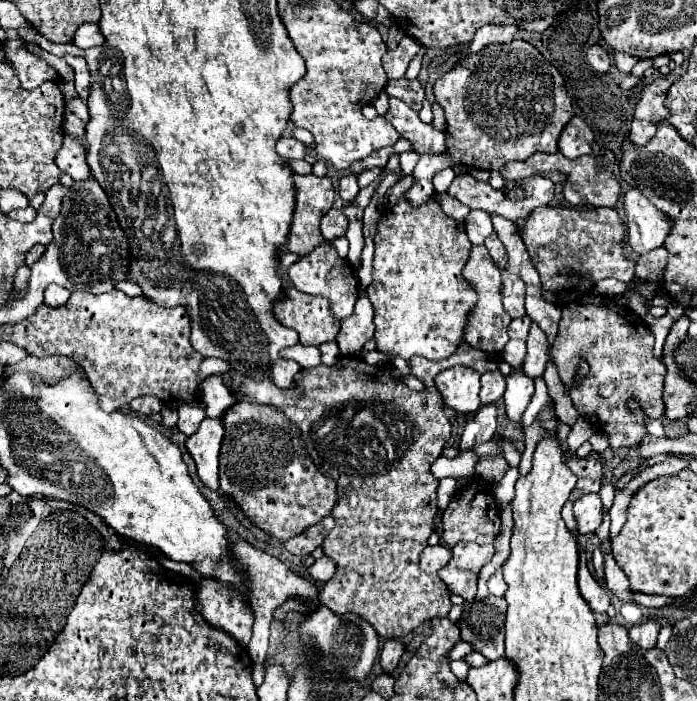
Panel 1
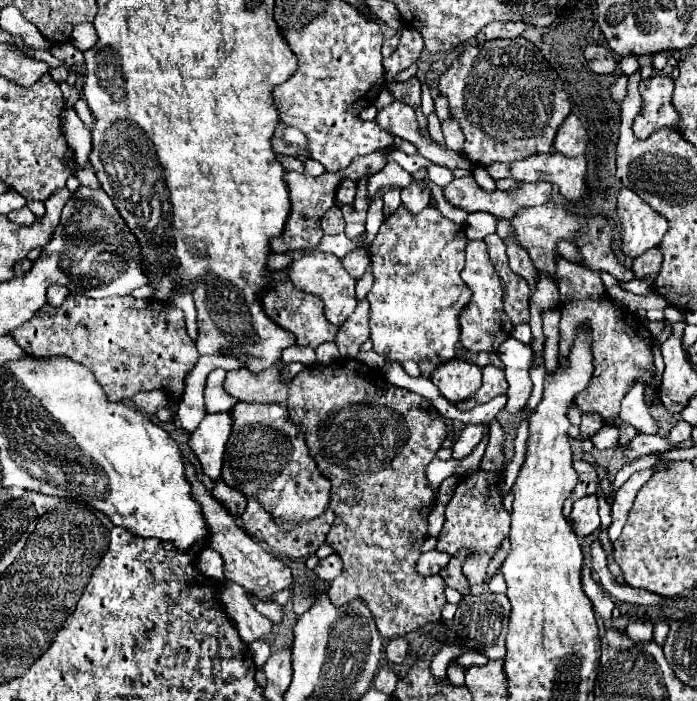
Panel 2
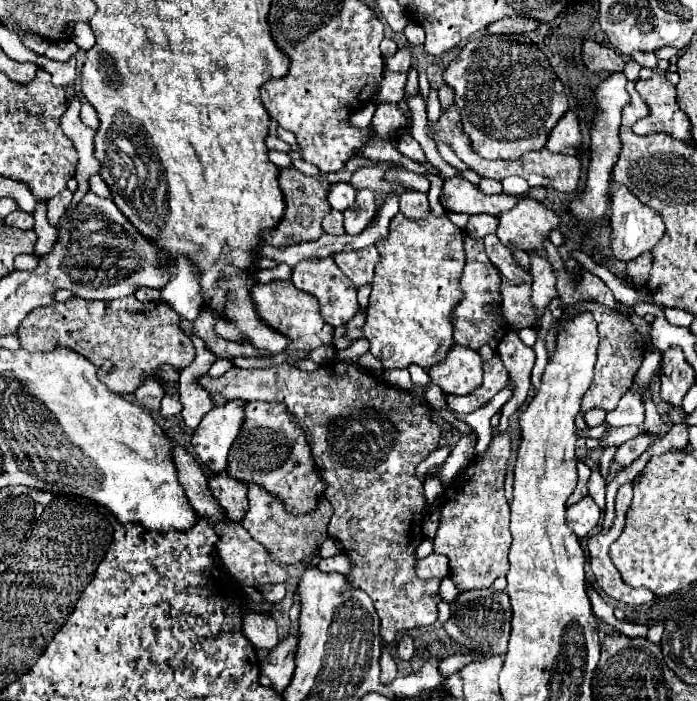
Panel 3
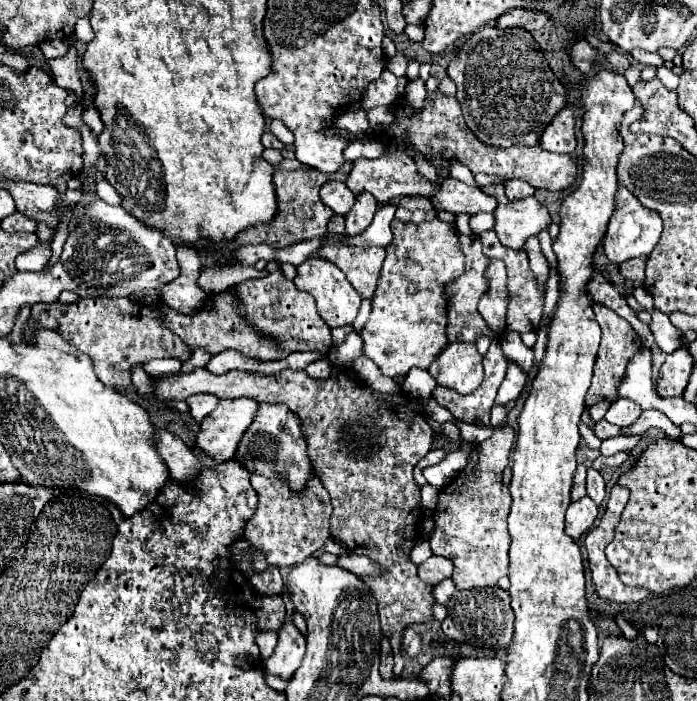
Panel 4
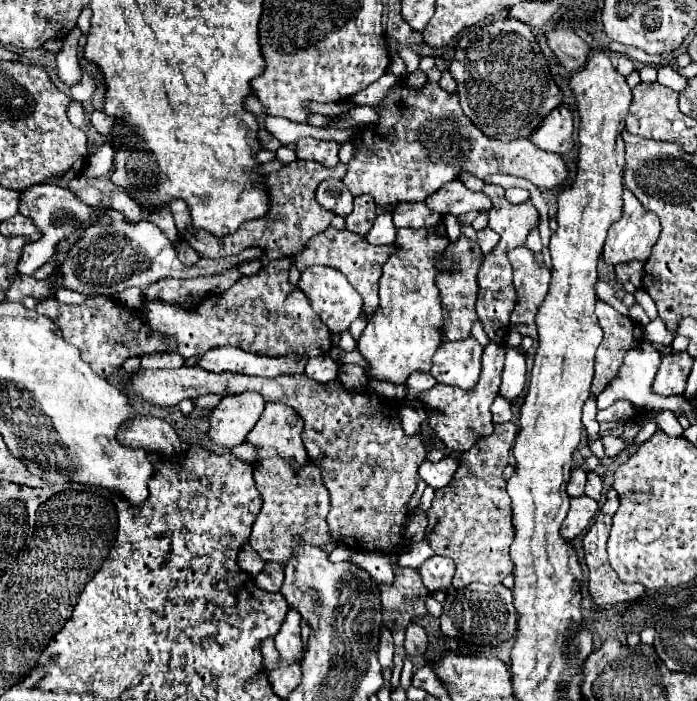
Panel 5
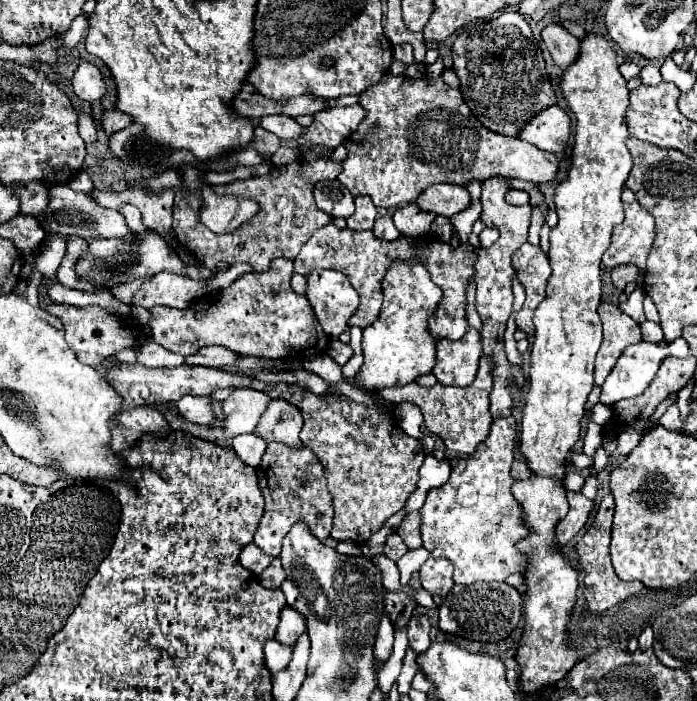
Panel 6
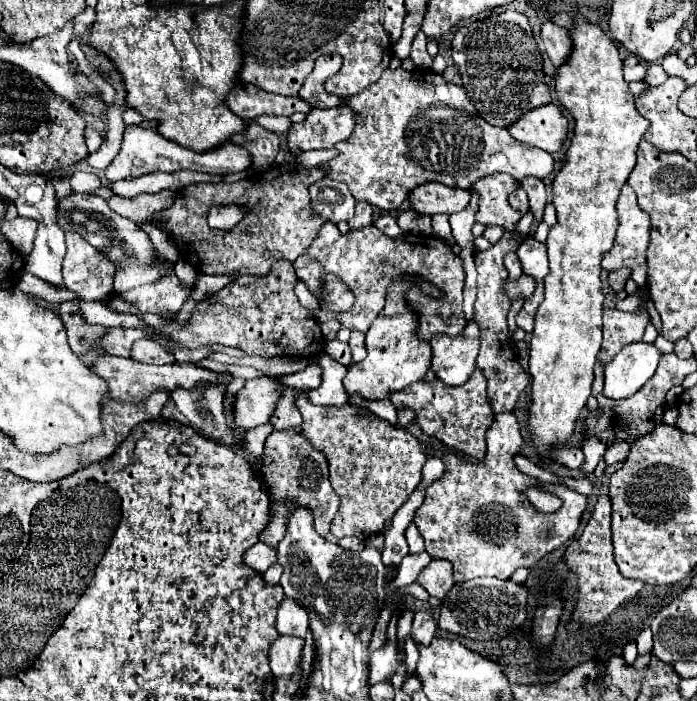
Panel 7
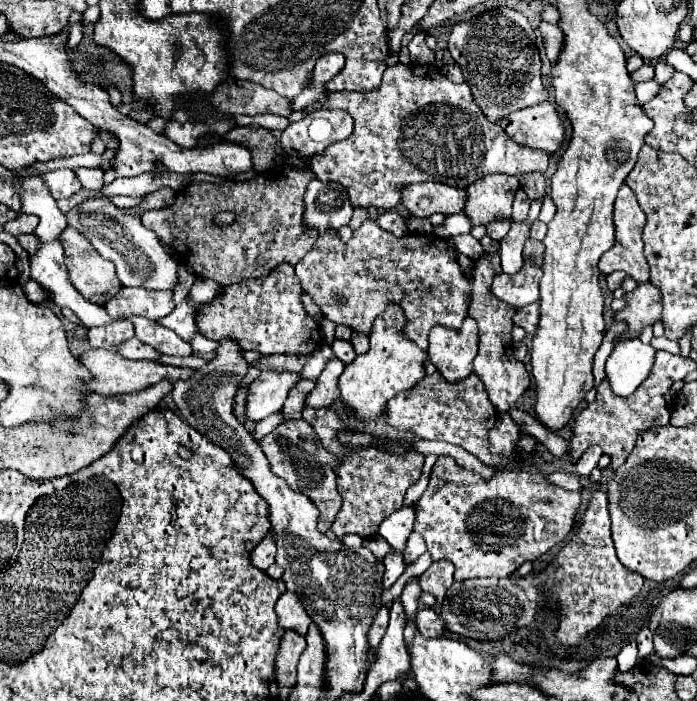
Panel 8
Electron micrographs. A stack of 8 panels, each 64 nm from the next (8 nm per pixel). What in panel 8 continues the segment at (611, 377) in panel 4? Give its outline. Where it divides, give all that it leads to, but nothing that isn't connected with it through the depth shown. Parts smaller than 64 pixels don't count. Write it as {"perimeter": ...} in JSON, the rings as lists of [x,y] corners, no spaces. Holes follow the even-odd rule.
{"perimeter":[[[652,282],[638,284],[630,294],[626,294],[626,308],[616,312],[614,318],[628,322],[628,330],[624,334],[620,334],[616,338],[616,342],[622,338],[638,338],[638,334],[644,326],[652,326],[654,322],[658,322],[662,318],[662,292],[660,292],[660,288],[656,288]]]}

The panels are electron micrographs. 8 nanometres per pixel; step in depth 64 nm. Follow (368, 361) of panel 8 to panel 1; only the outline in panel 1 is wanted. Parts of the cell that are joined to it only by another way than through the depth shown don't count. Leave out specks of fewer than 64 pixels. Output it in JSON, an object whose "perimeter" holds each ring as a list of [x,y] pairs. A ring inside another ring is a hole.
{"perimeter":[[[432,198],[420,208],[412,208],[408,200],[402,200],[388,208],[378,220],[378,232],[374,236],[374,280],[366,294],[374,306],[374,326],[376,326],[376,350],[402,356],[410,360],[412,356],[422,356],[428,360],[444,360],[454,354],[464,336],[466,316],[476,304],[474,288],[462,278],[462,268],[468,260],[470,240],[466,236],[464,224],[448,218],[438,202]],[[408,346],[412,352],[402,352]]]}

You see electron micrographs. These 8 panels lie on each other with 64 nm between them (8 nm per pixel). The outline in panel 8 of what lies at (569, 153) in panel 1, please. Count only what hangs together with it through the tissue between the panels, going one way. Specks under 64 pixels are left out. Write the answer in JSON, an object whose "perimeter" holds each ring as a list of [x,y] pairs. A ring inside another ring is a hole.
{"perimeter":[[[550,102],[512,112],[498,120],[498,124],[516,144],[548,154],[556,152],[564,140],[564,126]]]}

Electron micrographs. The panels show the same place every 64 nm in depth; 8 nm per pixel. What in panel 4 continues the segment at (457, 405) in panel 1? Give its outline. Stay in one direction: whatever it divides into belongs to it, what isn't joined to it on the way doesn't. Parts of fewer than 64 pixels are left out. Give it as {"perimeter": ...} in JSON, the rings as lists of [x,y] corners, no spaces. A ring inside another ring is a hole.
{"perimeter":[[[448,344],[436,356],[428,372],[440,386],[470,394],[482,382],[482,354],[476,350],[476,344]]]}

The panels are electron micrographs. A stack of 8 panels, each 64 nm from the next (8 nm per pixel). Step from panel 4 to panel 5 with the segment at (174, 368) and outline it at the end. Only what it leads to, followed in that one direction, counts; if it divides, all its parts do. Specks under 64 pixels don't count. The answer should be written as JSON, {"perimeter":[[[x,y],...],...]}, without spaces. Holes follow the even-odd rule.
{"perimeter":[[[154,352],[154,354],[146,354],[140,356],[140,364],[144,368],[180,368],[184,366],[184,358],[180,354],[162,354],[162,352]]]}

